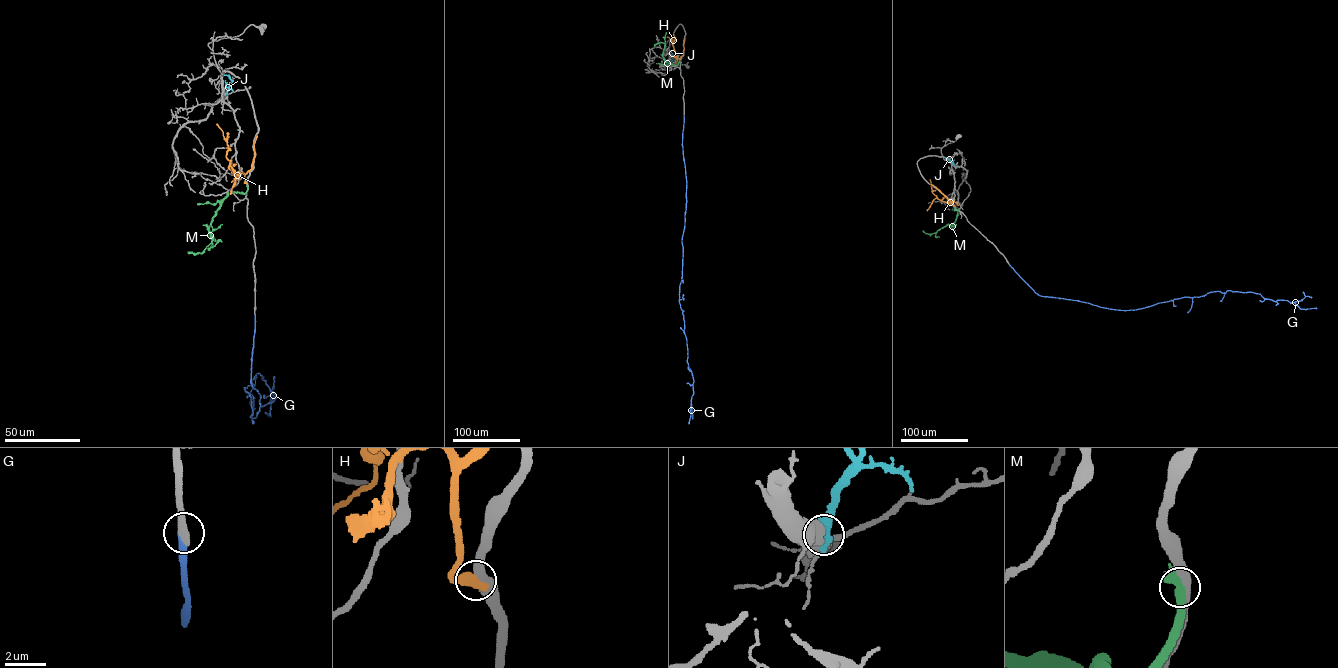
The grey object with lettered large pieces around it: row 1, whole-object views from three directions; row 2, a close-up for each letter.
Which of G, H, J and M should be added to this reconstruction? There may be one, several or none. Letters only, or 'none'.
G

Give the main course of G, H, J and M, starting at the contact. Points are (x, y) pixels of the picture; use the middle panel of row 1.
G: (684, 116), (682, 145), (686, 201), (679, 302), (683, 316), (687, 362), (694, 381), (688, 423)
H: (680, 61), (672, 39), (667, 36)
J: (671, 62), (674, 56), (670, 50)
M: (681, 62), (669, 64), (663, 57), (665, 35), (669, 31)

